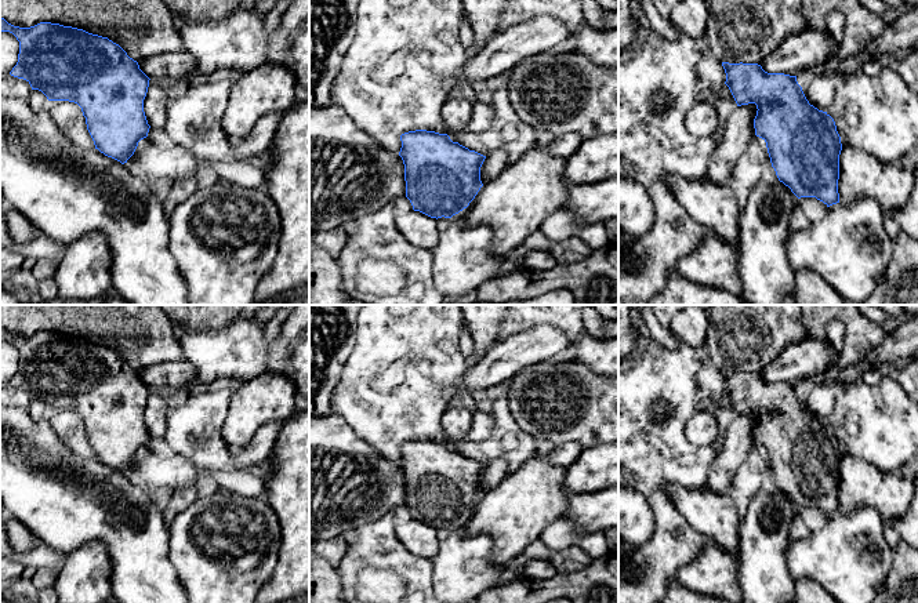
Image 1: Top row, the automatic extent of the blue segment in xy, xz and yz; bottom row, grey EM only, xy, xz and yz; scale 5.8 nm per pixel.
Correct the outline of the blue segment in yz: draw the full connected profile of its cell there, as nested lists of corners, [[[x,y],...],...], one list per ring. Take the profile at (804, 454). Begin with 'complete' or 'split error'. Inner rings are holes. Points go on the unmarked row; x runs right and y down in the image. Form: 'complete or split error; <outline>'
complete; [[[722,371],[729,396],[737,415],[755,413],[755,444],[766,451],[772,476],[780,491],[798,506],[816,506],[827,516],[839,512],[841,446],[834,428],[806,408],[797,385],[768,382],[758,373]]]

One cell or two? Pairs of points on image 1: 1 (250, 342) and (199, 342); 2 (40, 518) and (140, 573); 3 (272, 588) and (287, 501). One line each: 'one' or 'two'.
1: one
2: one
3: one

